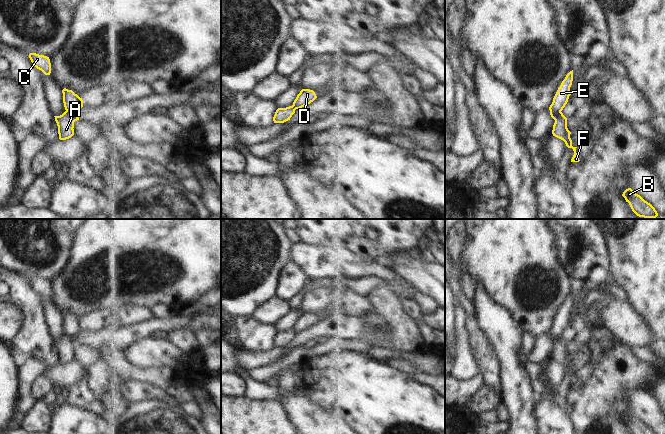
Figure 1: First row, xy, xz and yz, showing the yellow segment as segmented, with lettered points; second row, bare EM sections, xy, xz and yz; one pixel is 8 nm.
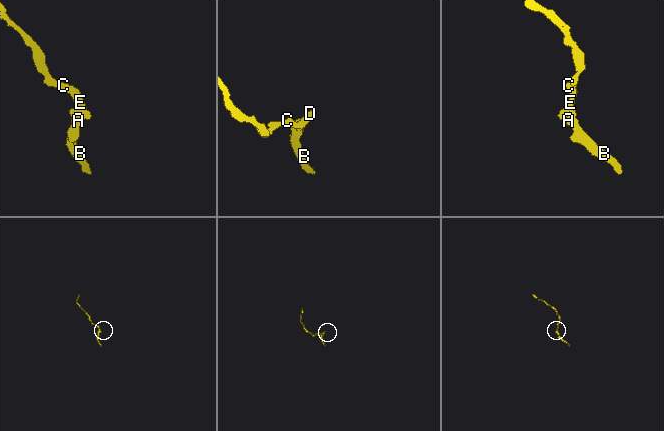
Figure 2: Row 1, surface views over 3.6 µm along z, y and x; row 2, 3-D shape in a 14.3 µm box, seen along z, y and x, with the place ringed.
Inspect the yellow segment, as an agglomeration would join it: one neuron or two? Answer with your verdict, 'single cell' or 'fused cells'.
fused cells

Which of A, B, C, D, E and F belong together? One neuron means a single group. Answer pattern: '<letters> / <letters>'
A B F / C D E

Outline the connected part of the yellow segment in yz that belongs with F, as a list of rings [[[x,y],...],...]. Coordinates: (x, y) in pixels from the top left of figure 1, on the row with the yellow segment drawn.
[[[562,112],[558,113],[557,119],[553,125],[552,130],[553,136],[563,140],[568,148],[572,148],[574,155],[571,159],[571,162],[579,162],[579,158],[576,153],[576,148],[572,146],[572,140],[570,138],[571,132],[567,128],[567,118],[563,115]]]

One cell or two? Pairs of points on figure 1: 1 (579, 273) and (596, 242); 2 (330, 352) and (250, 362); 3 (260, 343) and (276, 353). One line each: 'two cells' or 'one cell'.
1: one cell
2: two cells
3: two cells

